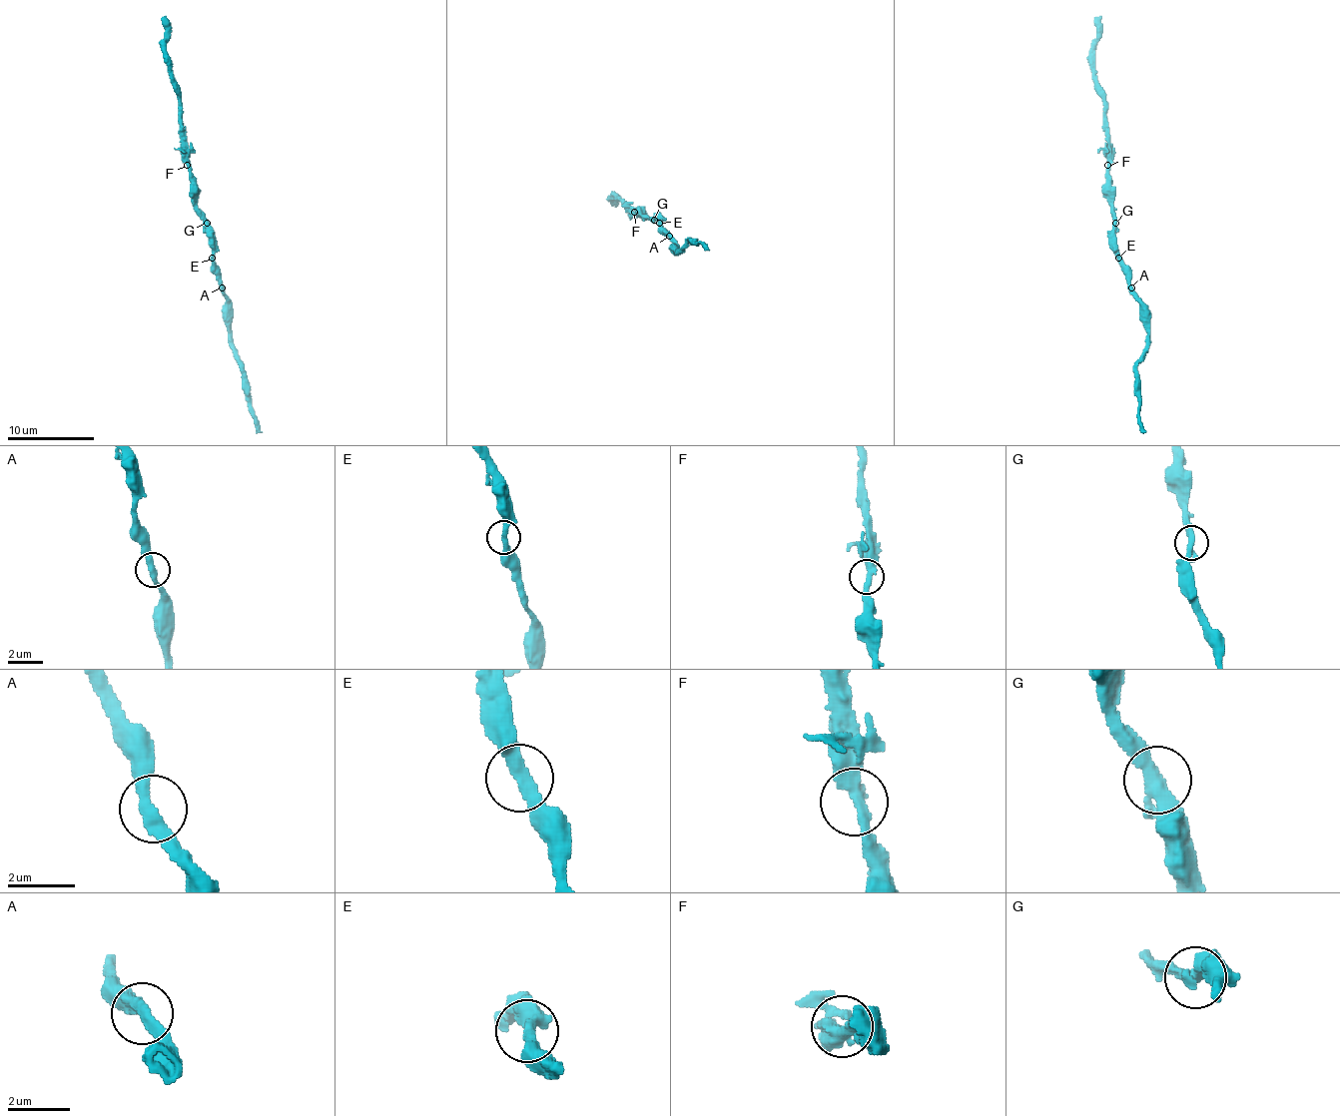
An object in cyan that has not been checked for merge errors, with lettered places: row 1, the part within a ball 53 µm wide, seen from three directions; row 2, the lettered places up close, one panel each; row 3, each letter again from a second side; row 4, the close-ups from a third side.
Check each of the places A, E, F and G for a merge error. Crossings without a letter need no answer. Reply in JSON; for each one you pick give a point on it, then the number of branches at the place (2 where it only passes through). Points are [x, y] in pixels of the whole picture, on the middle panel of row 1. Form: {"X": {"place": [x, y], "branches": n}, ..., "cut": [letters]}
{"cut": []}

